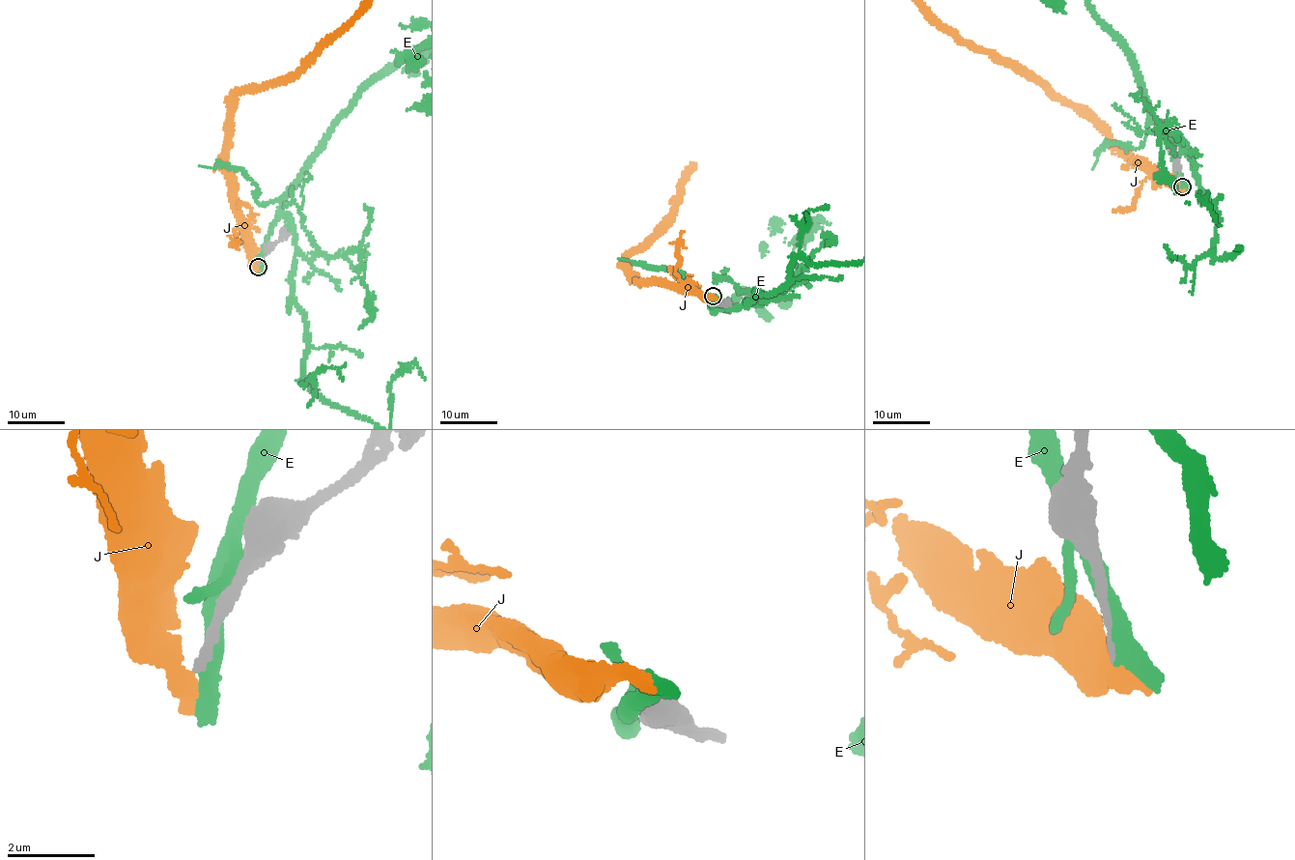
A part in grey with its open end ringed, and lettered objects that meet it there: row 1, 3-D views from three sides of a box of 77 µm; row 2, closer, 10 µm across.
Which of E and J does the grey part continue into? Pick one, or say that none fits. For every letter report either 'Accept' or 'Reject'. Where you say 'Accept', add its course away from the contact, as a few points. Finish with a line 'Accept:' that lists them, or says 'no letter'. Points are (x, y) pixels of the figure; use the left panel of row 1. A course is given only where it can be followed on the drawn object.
E: Reject
J: Reject
Accept: no letter

